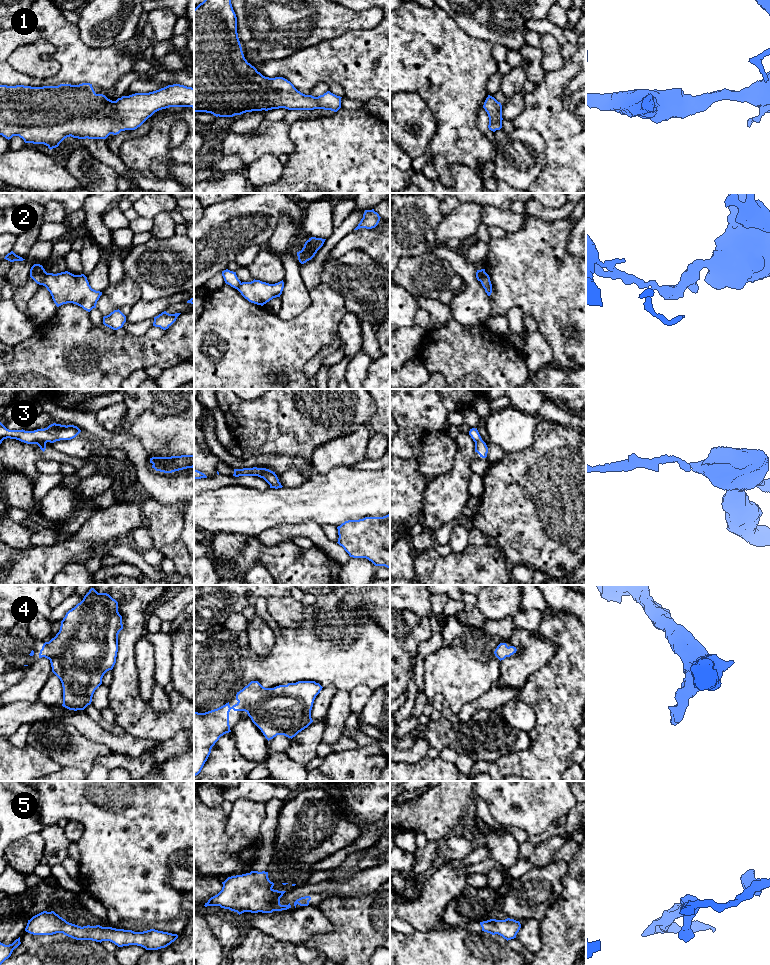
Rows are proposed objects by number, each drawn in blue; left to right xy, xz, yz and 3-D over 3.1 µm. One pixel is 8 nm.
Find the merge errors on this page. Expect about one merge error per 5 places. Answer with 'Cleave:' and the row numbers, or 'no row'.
Cleave: 2

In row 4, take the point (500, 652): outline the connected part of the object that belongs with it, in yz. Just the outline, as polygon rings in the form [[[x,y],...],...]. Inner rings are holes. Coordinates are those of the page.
[[[500,643],[494,651],[495,656],[501,661],[506,657],[510,657],[516,653],[517,649],[514,646],[507,646],[506,643]]]

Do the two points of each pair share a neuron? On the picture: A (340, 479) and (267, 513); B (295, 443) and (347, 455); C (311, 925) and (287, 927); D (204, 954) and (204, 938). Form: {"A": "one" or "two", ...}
{"A": "one", "B": "two", "C": "one", "D": "one"}

